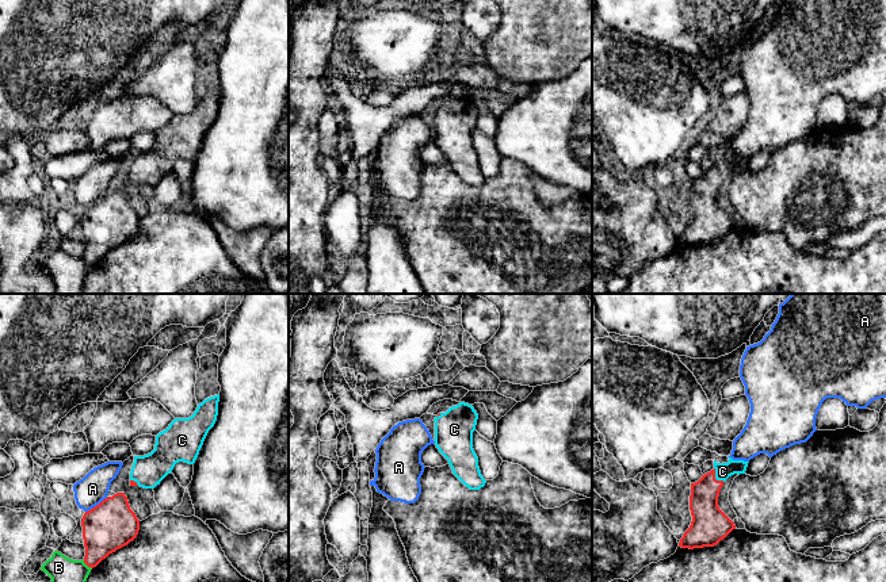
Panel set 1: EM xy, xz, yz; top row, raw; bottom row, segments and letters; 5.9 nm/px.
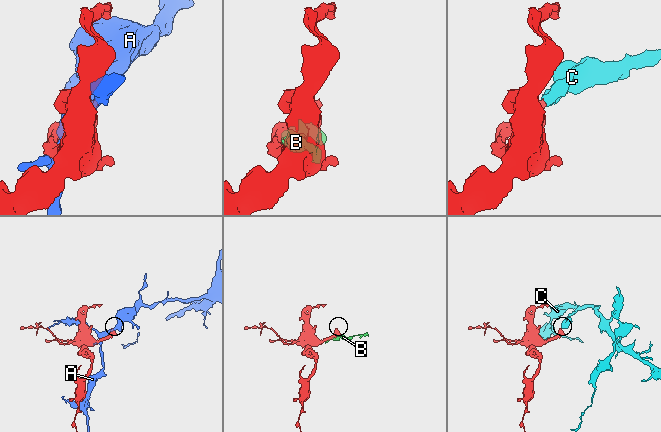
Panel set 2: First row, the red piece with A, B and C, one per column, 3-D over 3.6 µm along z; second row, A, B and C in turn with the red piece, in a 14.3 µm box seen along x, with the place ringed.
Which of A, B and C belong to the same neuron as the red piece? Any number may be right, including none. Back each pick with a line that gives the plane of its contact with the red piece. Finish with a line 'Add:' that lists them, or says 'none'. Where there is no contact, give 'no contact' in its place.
C: meets red in yz
Add: C

